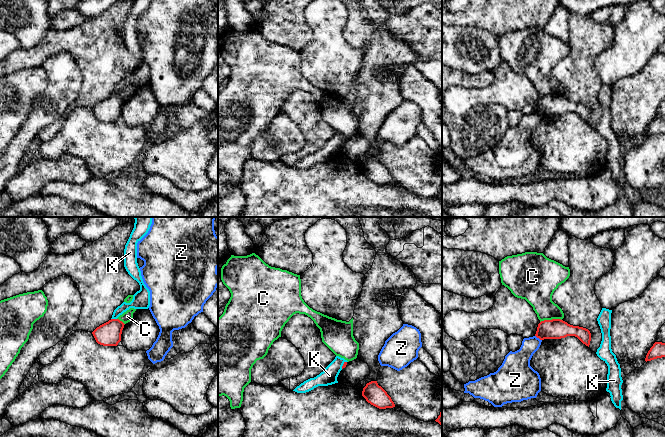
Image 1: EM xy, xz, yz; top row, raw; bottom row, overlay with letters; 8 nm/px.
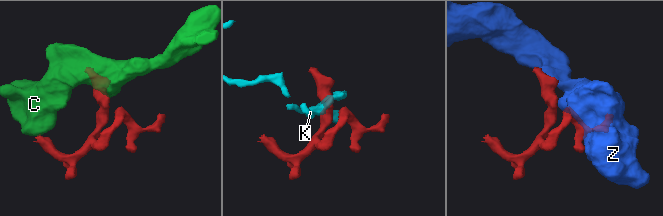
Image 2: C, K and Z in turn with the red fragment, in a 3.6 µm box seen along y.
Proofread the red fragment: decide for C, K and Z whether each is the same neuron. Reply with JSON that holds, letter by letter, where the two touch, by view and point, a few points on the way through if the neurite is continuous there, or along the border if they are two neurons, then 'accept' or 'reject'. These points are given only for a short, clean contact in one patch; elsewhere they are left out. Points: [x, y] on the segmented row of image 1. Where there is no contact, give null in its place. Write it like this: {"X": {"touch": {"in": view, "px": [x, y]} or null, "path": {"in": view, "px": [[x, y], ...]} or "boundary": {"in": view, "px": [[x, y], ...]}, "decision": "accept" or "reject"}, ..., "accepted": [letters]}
{"C": {"touch": {"in": "yz", "px": [550, 320]}, "decision": "reject"}, "K": {"touch": {"in": "xy", "px": [114, 319]}, "boundary": {"in": "xy", "px": [[111, 318], [116, 319]]}, "decision": "reject"}, "Z": {"touch": {"in": "yz", "px": [538, 337]}, "boundary": {"in": "yz", "px": [[535, 335], [541, 340]]}, "decision": "reject"}, "accepted": []}

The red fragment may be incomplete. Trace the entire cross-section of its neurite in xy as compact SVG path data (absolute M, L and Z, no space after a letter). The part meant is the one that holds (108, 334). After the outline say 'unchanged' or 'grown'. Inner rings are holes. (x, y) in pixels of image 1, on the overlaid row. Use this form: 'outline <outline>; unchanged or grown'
outline M111 319L97 327L93 332L96 342L103 346L117 346L121 341L124 323L119 319Z; unchanged

